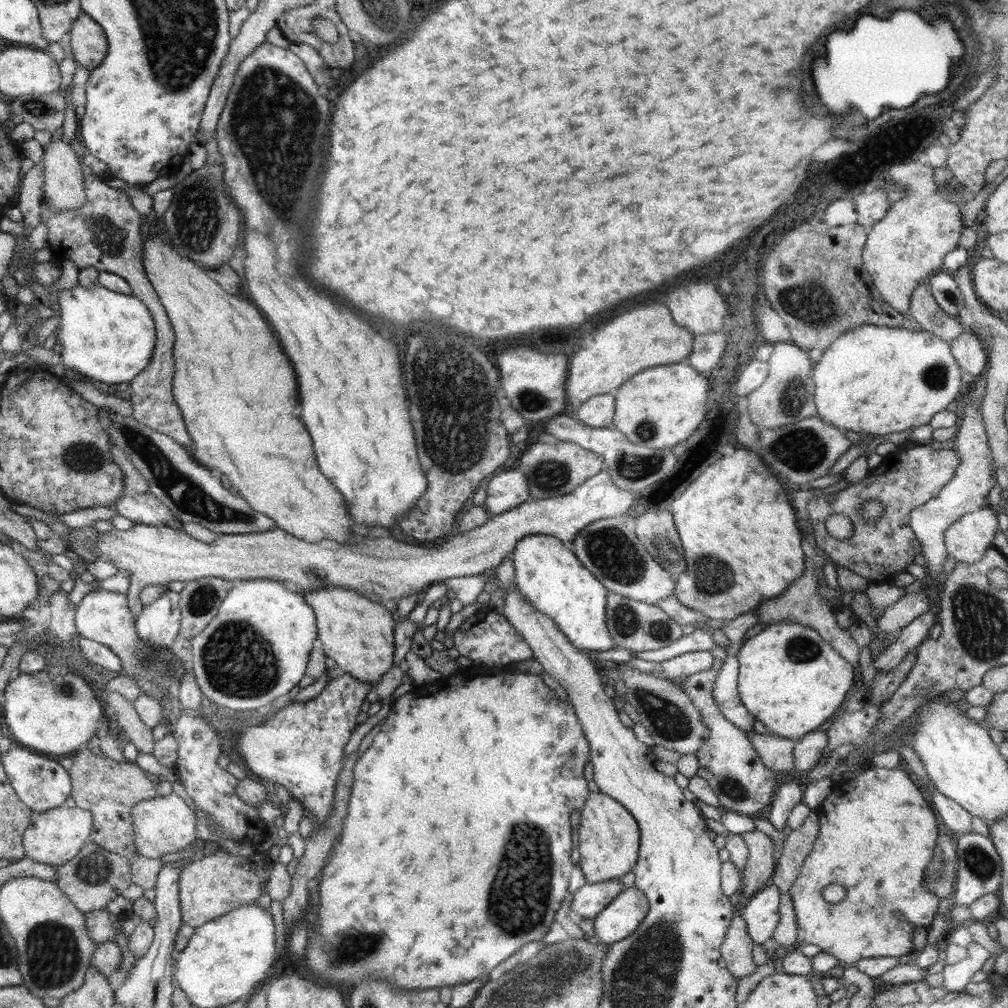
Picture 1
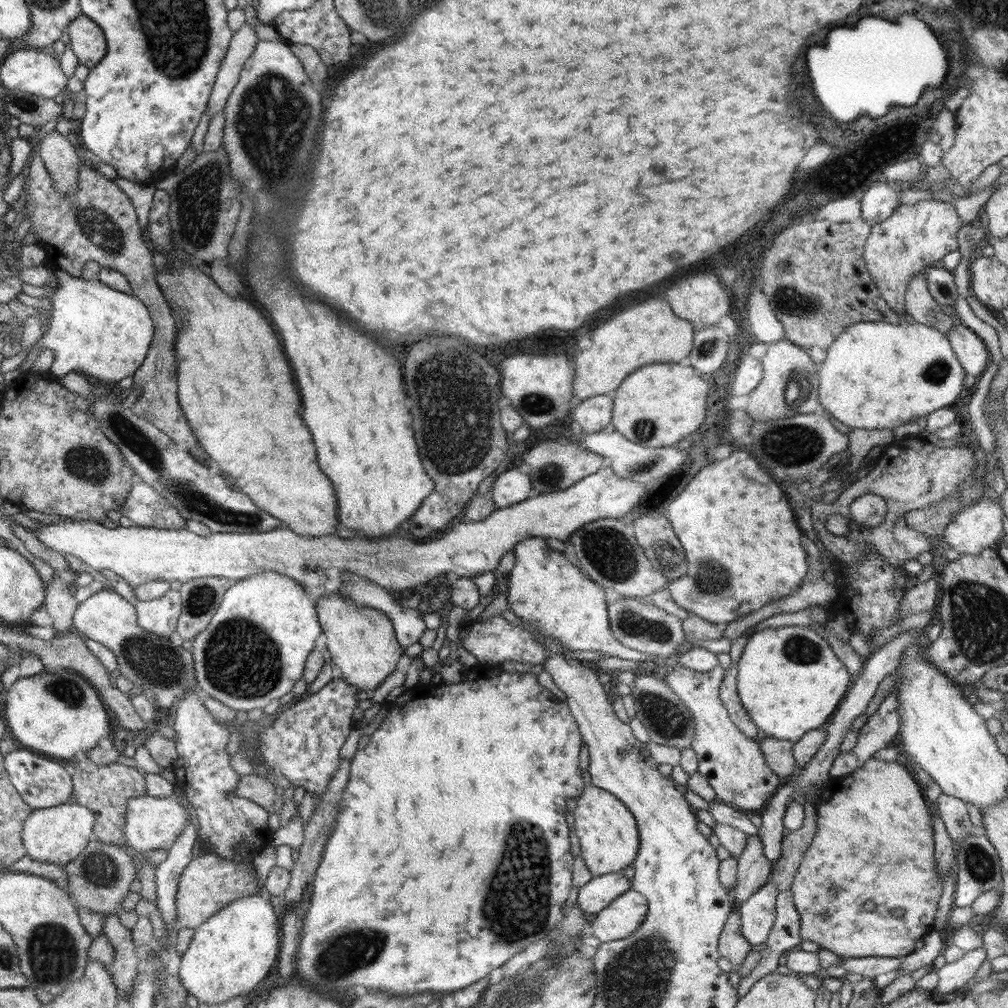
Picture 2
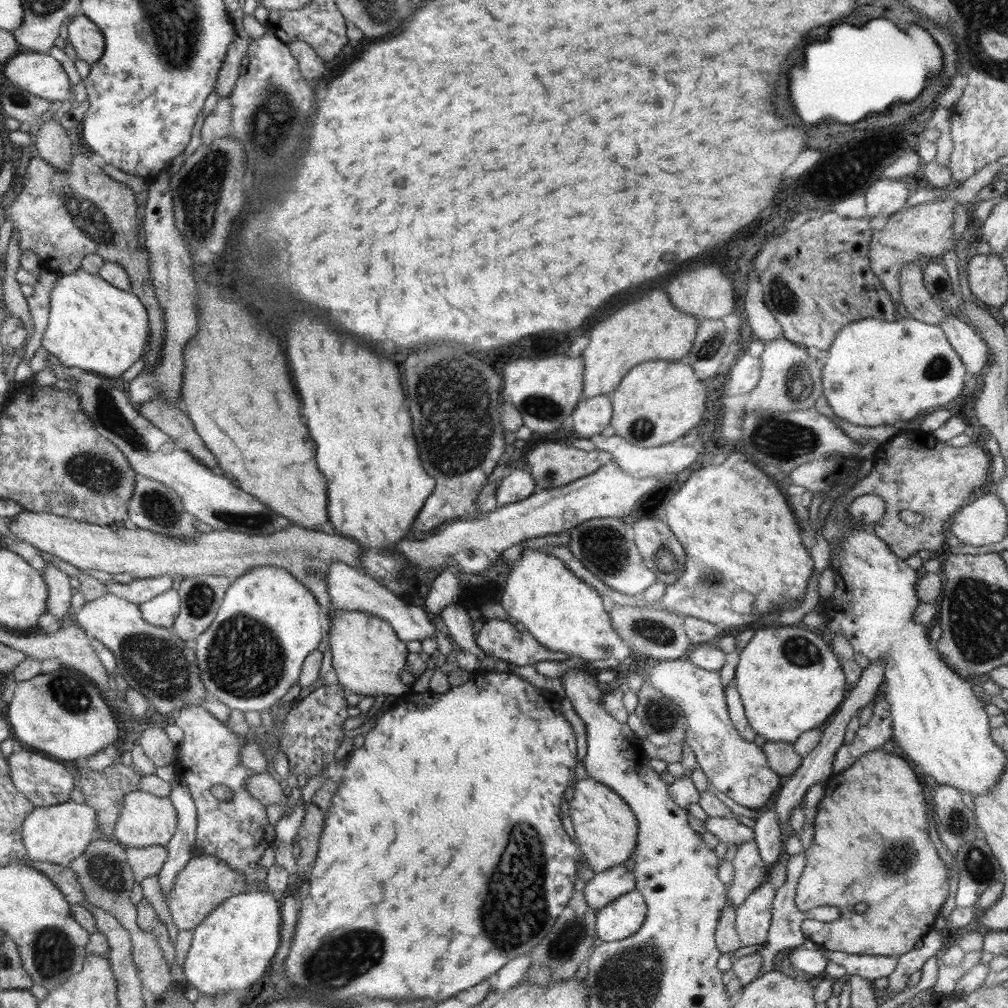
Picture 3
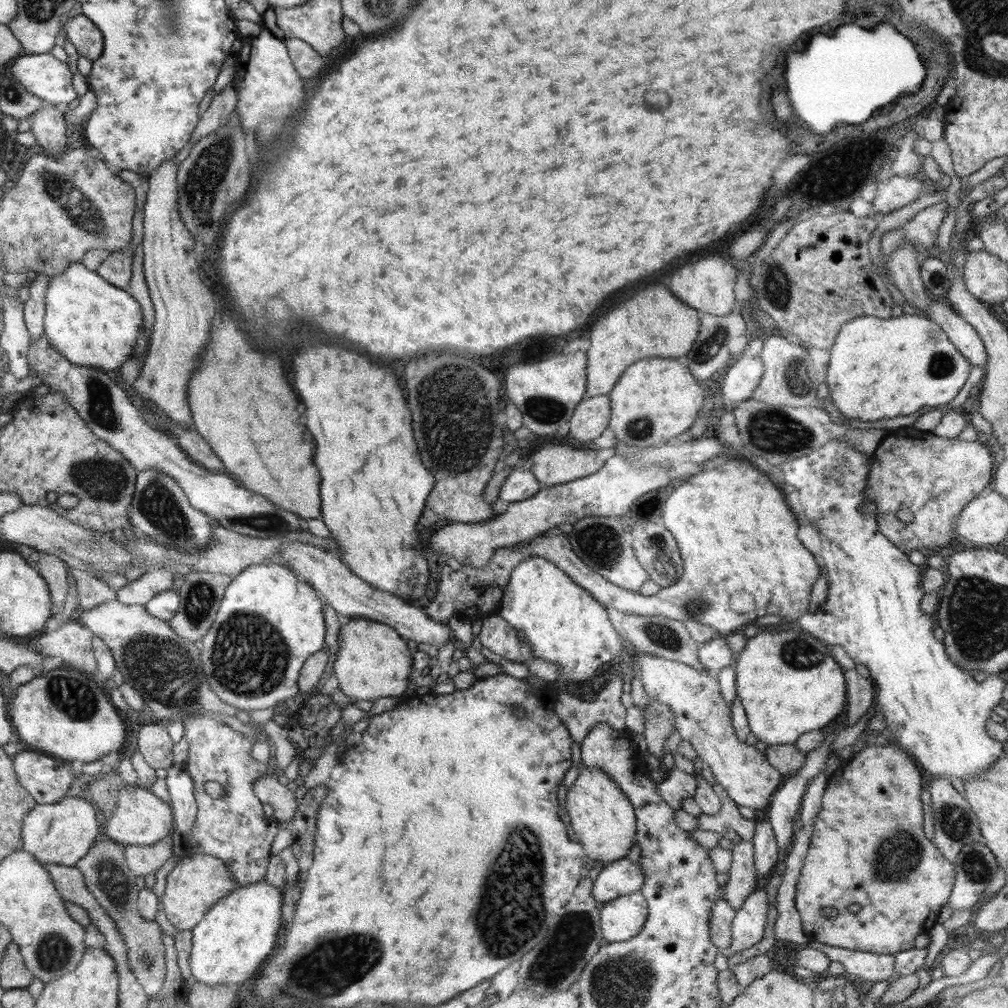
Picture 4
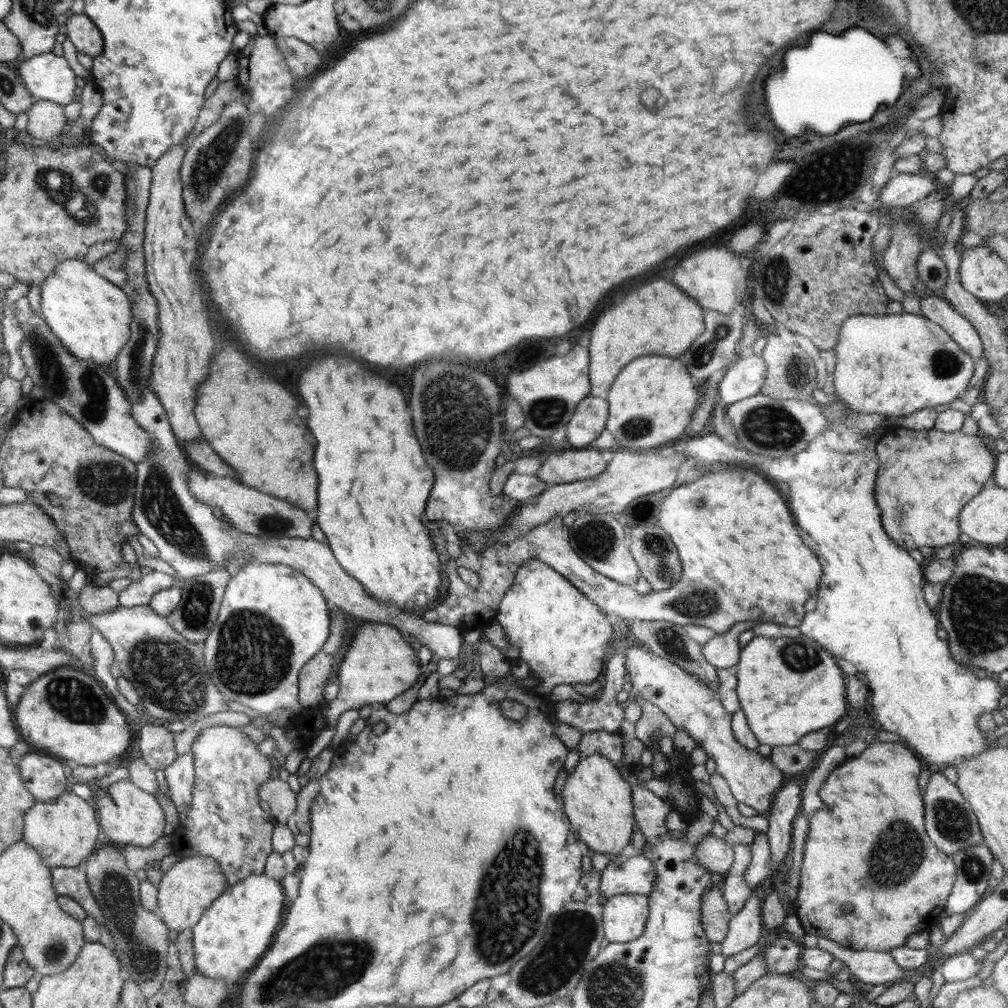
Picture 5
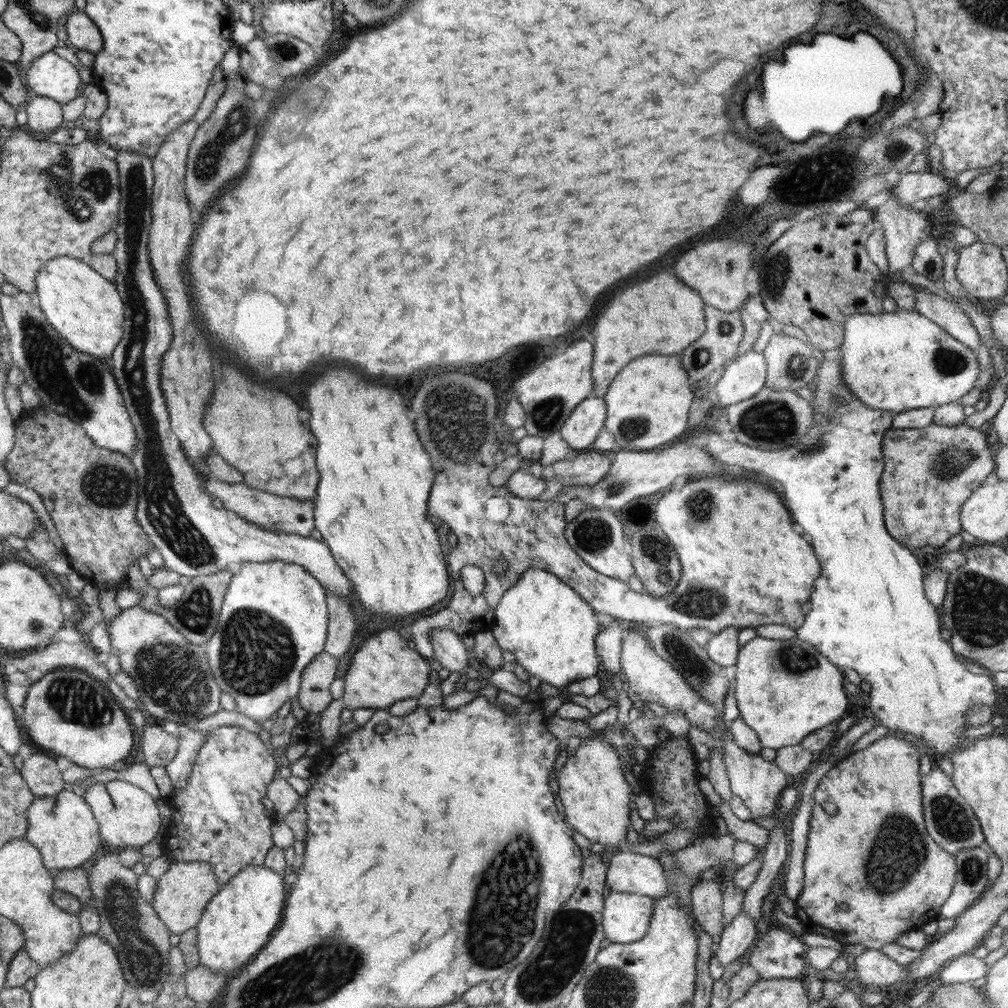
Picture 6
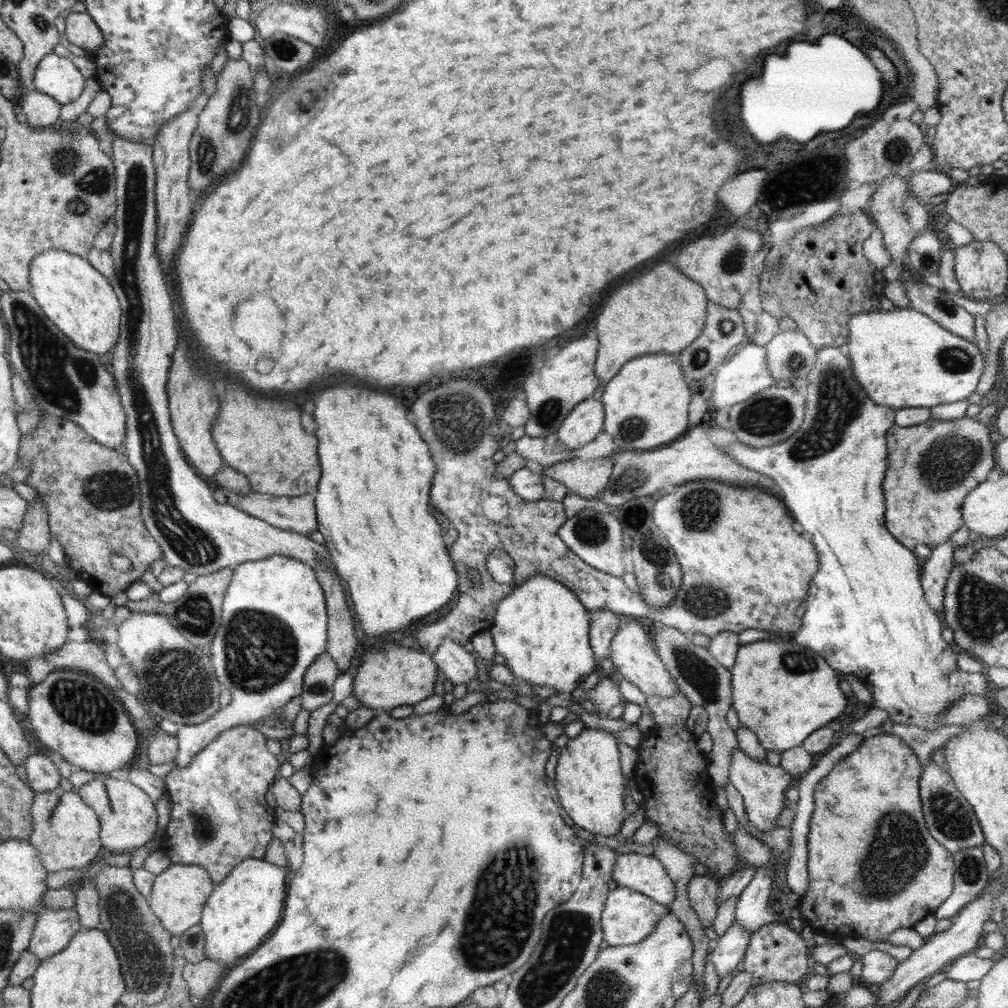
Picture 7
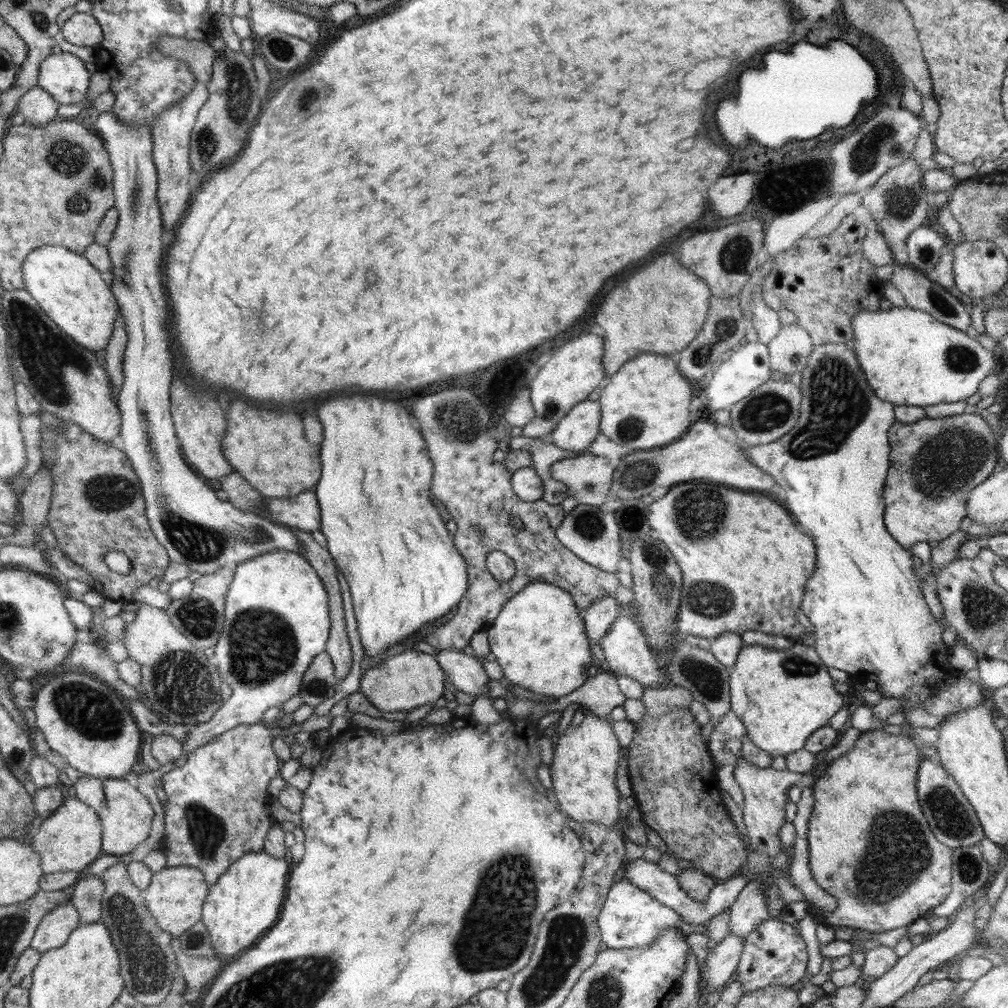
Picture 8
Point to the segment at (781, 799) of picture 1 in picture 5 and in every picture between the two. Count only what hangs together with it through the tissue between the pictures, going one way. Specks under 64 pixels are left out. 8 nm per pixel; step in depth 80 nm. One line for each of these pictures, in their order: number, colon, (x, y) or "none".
2: (772, 832)
3: (768, 836)
4: (766, 852)
5: (759, 867)

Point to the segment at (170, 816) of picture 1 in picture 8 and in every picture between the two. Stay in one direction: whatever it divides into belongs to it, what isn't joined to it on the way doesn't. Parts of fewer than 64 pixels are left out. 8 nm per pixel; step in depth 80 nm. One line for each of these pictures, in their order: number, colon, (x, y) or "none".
2: (152, 823)
3: (145, 820)
4: (141, 819)
5: (129, 816)
6: (127, 816)
7: (128, 818)
8: (126, 816)

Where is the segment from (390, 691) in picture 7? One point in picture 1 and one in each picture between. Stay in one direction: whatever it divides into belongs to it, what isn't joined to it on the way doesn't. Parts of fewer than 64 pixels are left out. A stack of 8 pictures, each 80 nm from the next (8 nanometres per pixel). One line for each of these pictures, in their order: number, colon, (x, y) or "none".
1: (358, 633)
2: (362, 641)
3: (366, 653)
4: (373, 661)
5: (379, 665)
6: (384, 669)

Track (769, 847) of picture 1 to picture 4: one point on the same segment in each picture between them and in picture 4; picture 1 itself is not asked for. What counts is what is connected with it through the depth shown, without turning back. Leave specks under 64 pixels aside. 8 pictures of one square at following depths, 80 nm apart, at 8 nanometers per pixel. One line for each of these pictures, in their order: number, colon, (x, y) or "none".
2: (753, 870)
3: (749, 871)
4: (742, 880)

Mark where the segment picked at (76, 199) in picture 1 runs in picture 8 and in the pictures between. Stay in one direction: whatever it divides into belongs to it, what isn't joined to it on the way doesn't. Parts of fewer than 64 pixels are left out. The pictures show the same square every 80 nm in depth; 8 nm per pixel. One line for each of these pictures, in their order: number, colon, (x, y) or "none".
2: (62, 162)
3: (53, 145)
4: (47, 124)
5: (47, 120)
6: (45, 116)
7: (41, 110)
8: (38, 108)

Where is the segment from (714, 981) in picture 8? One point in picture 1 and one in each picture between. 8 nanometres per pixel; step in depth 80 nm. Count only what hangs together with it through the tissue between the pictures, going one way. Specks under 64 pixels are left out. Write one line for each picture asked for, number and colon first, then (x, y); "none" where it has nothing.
1: (760, 911)
2: (758, 912)
3: (753, 918)
4: (748, 927)
5: (745, 927)
6: (739, 935)
7: (728, 955)

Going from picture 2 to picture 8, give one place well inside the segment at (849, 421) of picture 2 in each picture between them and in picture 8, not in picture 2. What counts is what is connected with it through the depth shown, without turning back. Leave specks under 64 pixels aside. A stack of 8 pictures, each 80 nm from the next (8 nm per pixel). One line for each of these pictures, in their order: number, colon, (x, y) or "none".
3: (877, 373)
4: (878, 369)
5: (893, 365)
6: (895, 361)
7: (903, 359)
8: (909, 358)

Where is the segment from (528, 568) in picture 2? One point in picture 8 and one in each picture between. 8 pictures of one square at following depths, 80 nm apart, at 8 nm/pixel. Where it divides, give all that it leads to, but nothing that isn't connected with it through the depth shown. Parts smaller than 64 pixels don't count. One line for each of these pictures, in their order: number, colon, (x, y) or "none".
3: (563, 613)
4: (564, 623)
5: (562, 635)
6: (544, 622)
7: (541, 628)
8: (539, 639)

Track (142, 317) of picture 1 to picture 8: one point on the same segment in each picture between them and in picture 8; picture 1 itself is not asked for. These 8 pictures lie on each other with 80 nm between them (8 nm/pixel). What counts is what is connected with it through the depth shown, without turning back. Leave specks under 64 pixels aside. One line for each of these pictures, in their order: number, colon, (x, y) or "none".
2: (95, 330)
3: (92, 325)
4: (90, 322)
5: (91, 316)
6: (86, 309)
7: (79, 300)
8: (70, 291)

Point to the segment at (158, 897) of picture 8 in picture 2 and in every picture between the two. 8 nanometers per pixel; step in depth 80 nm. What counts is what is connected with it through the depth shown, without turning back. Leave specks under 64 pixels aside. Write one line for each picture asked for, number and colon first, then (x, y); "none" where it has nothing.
2: (209, 883)
3: (205, 881)
4: (198, 881)
5: (185, 891)
6: (182, 893)
7: (179, 893)

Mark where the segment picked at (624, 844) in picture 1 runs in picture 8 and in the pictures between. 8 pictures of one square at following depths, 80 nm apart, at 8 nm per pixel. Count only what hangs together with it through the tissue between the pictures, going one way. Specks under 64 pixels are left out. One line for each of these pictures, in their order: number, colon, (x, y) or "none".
2: (609, 840)
3: (606, 829)
4: (603, 820)
5: (598, 802)
6: (596, 796)
7: (588, 777)
8: (583, 771)

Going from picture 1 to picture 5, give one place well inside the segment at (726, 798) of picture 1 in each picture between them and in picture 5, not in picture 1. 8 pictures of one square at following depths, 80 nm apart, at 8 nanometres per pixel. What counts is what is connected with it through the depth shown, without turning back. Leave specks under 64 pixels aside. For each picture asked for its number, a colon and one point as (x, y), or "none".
2: (735, 767)
3: (739, 769)
4: (702, 717)
5: (693, 707)

